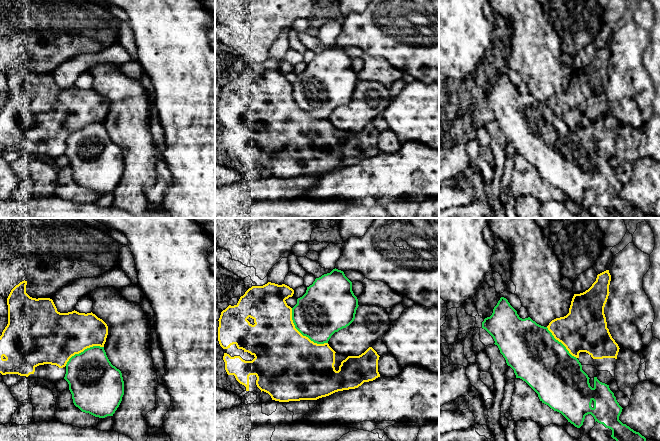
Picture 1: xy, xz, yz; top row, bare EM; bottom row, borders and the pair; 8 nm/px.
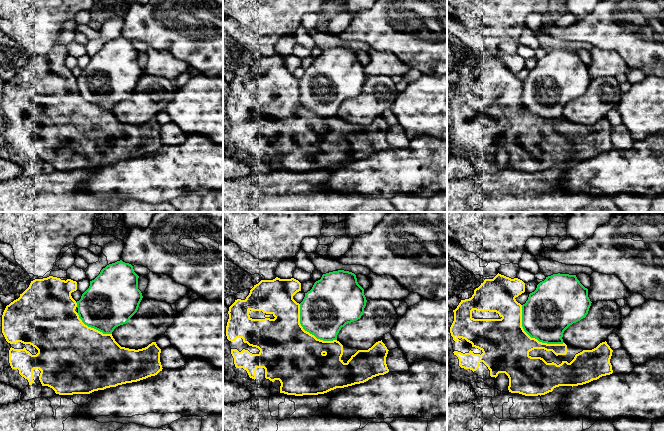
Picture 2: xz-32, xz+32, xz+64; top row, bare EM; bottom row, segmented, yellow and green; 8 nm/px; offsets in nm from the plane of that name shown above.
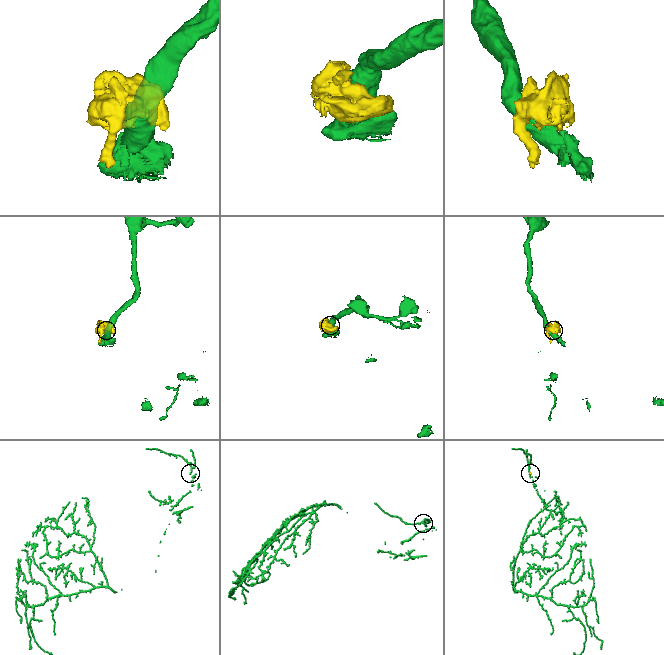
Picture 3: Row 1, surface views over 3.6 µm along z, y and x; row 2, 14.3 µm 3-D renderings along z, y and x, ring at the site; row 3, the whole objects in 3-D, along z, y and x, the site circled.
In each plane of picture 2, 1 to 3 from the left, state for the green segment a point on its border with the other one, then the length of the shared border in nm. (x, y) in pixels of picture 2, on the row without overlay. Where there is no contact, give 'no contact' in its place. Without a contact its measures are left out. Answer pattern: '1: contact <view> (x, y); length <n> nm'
1: contact xz-32 (93, 104); length 320 nm
2: contact xz+32 (308, 108); length 420 nm
3: contact xz+64 (530, 113); length 460 nm

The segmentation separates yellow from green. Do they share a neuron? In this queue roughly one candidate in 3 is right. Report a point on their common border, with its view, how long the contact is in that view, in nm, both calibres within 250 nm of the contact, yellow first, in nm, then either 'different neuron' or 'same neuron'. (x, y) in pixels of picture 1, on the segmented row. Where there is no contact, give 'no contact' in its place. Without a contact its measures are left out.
meets yellow in xz at (301, 334); contact 400 nm long; 500 nm thick on the yellow side, 400 nm on the other; same neuron

